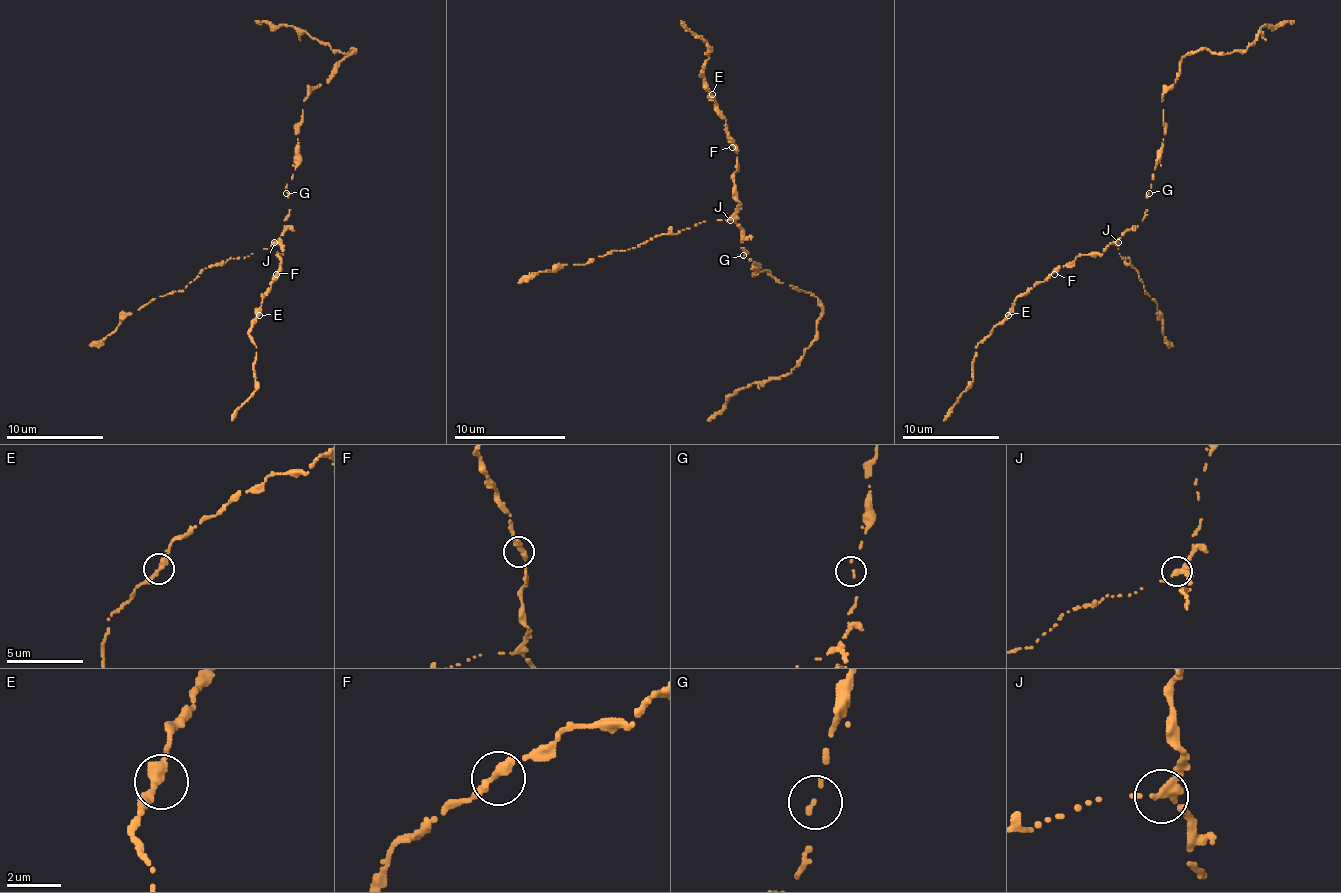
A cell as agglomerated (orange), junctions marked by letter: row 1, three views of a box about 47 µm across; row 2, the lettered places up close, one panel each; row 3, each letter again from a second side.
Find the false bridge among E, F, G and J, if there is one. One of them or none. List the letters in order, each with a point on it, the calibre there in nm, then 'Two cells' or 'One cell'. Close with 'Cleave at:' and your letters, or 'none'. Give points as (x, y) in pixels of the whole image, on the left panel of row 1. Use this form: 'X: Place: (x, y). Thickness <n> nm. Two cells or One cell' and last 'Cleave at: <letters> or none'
E: Place: (259, 315). Thickness 360 nm. One cell
F: Place: (276, 274). Thickness 320 nm. One cell
G: Place: (286, 193). Thickness 200 nm. One cell
J: Place: (274, 242). Thickness 320 nm. Two cells
Cleave at: J

